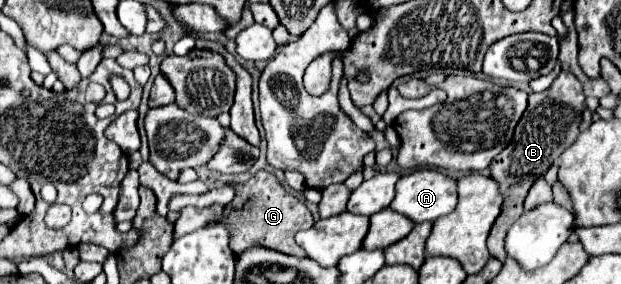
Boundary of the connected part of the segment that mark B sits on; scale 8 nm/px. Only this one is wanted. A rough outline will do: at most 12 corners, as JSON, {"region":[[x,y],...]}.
{"region":[[571,72],[529,96],[511,144],[491,162],[505,200],[487,248],[577,140],[585,94]]}

